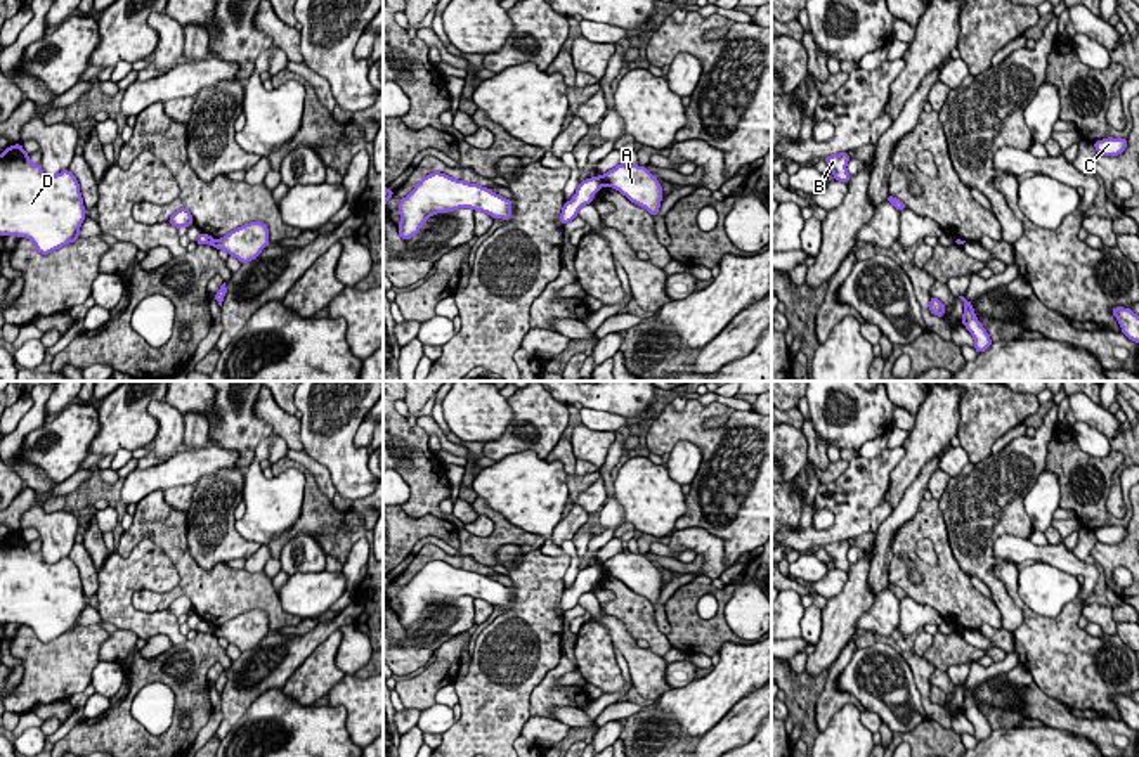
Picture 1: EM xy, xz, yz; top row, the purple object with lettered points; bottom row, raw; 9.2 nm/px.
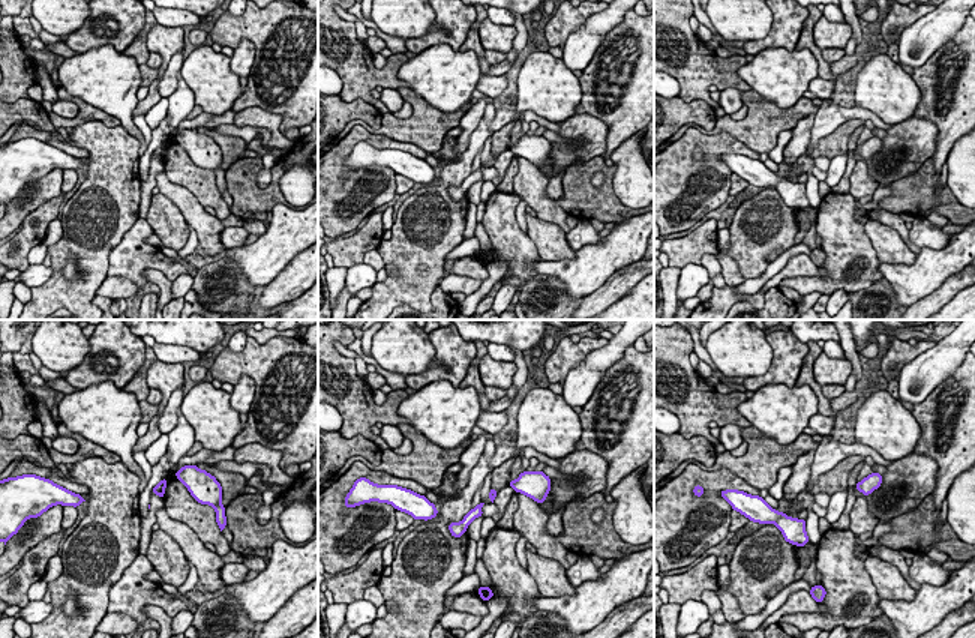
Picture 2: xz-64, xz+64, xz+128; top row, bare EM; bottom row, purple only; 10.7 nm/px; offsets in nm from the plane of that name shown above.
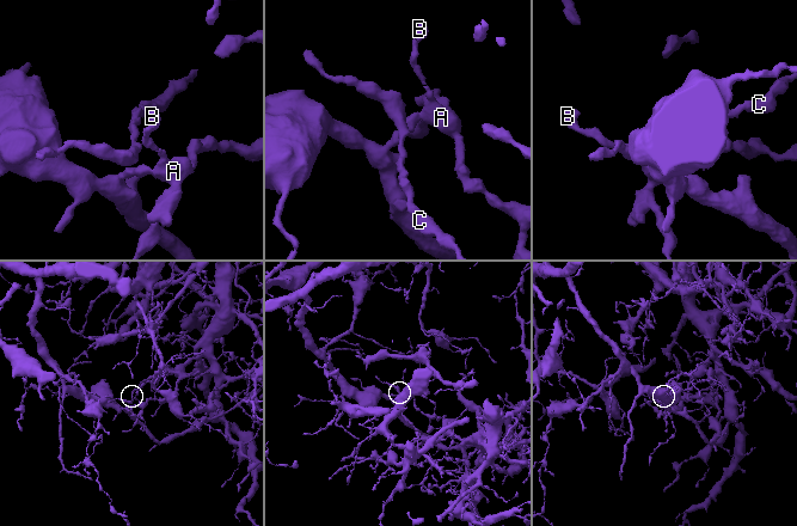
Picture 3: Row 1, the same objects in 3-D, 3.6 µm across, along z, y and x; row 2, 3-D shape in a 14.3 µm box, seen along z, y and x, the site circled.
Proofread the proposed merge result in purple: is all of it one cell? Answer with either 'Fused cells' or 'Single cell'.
Fused cells

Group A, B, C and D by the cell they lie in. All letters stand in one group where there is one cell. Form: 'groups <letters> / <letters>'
groups A B C / D

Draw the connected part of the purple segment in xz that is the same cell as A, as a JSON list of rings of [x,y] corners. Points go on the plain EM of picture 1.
[[[621,551],[603,561],[602,566],[603,573],[619,579],[631,591],[657,605],[662,589],[662,575],[645,554]]]

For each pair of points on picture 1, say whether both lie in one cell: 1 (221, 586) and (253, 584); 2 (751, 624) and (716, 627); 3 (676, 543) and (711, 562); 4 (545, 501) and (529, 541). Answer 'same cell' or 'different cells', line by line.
1: same cell
2: different cells
3: same cell
4: different cells

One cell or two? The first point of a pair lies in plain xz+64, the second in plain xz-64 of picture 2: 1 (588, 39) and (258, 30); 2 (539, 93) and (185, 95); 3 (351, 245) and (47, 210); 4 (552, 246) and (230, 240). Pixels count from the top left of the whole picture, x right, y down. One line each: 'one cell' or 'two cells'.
1: two cells
2: two cells
3: one cell
4: two cells

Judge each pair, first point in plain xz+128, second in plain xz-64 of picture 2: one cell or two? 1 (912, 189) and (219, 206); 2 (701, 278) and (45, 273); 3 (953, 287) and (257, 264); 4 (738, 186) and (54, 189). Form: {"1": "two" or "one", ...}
{"1": "two", "2": "one", "3": "two", "4": "two"}

